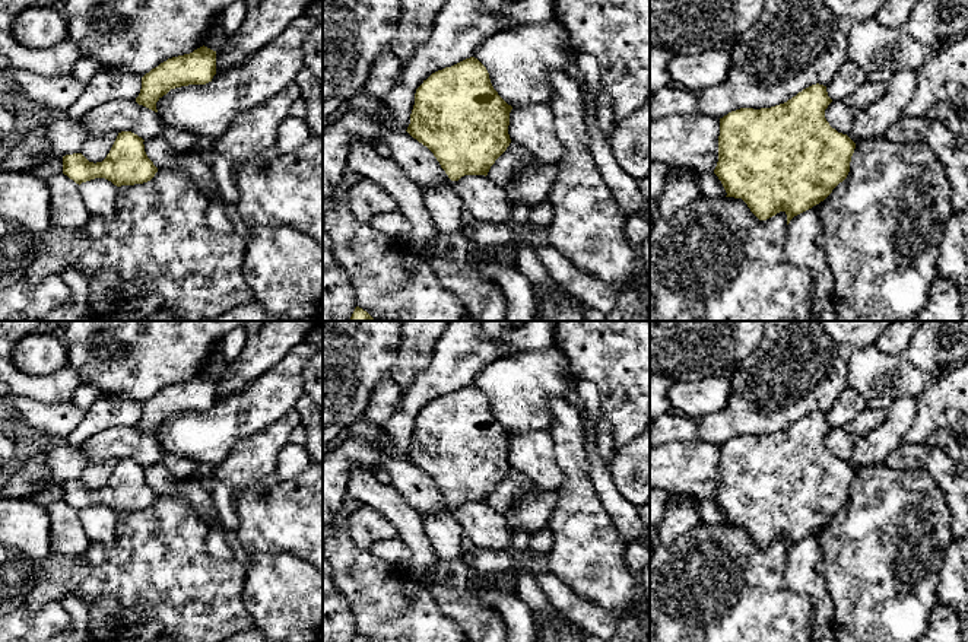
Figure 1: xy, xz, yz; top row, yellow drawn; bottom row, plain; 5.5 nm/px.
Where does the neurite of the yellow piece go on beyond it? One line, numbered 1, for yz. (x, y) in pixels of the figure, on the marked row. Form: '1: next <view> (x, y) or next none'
1: next none

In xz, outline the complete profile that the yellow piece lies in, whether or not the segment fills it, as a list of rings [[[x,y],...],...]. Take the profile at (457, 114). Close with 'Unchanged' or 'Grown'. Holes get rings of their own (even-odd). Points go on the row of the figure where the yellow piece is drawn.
[[[475,57],[432,73],[416,89],[407,133],[426,146],[451,181],[488,175],[511,143],[508,105],[493,89],[486,67]]]. Unchanged

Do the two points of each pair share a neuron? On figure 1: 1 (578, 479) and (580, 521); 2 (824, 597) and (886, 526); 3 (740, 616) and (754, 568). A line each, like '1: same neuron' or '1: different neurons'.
1: same neuron
2: different neurons
3: same neuron

